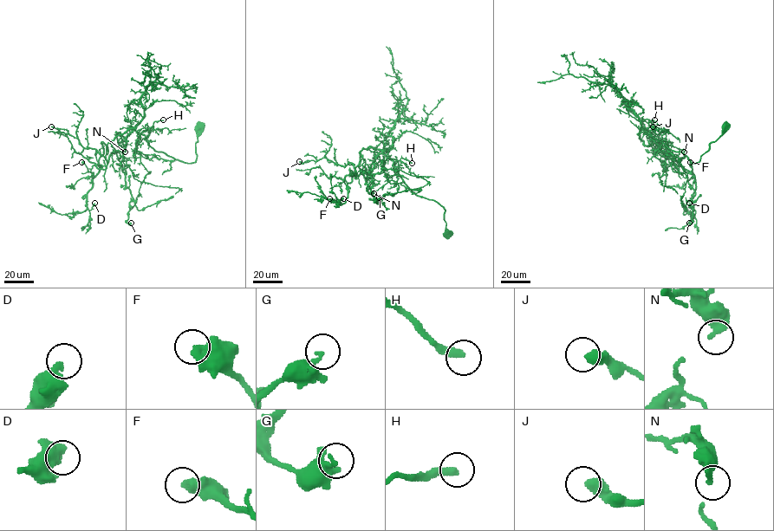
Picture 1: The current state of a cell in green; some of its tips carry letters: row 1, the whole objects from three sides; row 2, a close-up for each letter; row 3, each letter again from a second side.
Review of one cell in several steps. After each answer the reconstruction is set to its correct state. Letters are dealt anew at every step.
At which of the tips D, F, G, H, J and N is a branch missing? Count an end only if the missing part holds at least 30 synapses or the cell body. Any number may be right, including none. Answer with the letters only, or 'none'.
H

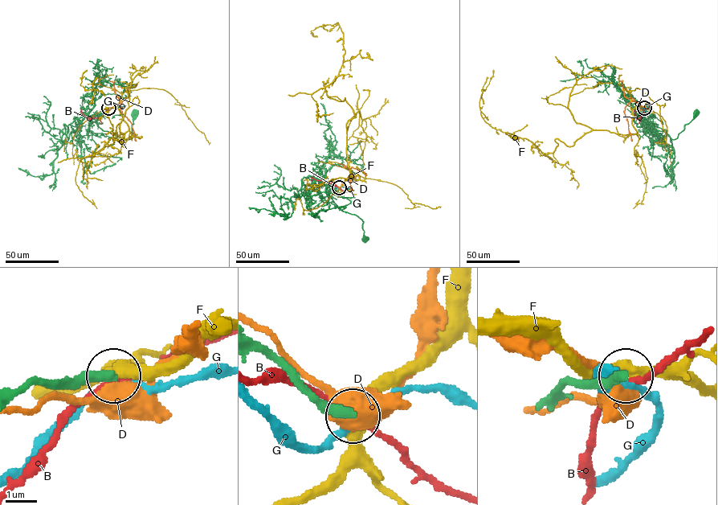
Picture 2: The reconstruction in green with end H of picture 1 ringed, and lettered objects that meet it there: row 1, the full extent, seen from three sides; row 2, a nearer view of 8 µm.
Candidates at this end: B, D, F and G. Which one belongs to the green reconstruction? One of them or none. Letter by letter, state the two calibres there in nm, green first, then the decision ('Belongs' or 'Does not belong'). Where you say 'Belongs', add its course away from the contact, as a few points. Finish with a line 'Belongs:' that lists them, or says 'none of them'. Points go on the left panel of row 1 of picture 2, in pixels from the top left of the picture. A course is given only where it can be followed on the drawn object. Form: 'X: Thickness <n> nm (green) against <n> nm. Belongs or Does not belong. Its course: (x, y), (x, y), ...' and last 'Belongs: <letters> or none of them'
B: Thickness 400 nm (green) against 200 nm. Does not belong
D: Thickness 400 nm (green) against 600 nm. Does not belong
F: Thickness 400 nm (green) against 480 nm. Does not belong
G: Thickness 360 nm (green) against 240 nm. Does not belong
Belongs: none of them

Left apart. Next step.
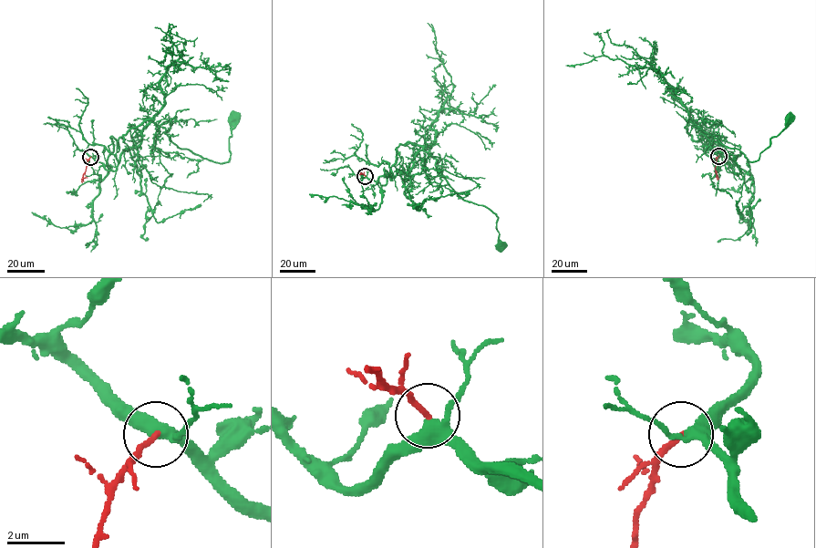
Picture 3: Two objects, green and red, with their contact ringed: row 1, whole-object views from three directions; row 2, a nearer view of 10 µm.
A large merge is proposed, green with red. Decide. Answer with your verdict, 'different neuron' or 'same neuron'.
same neuron

